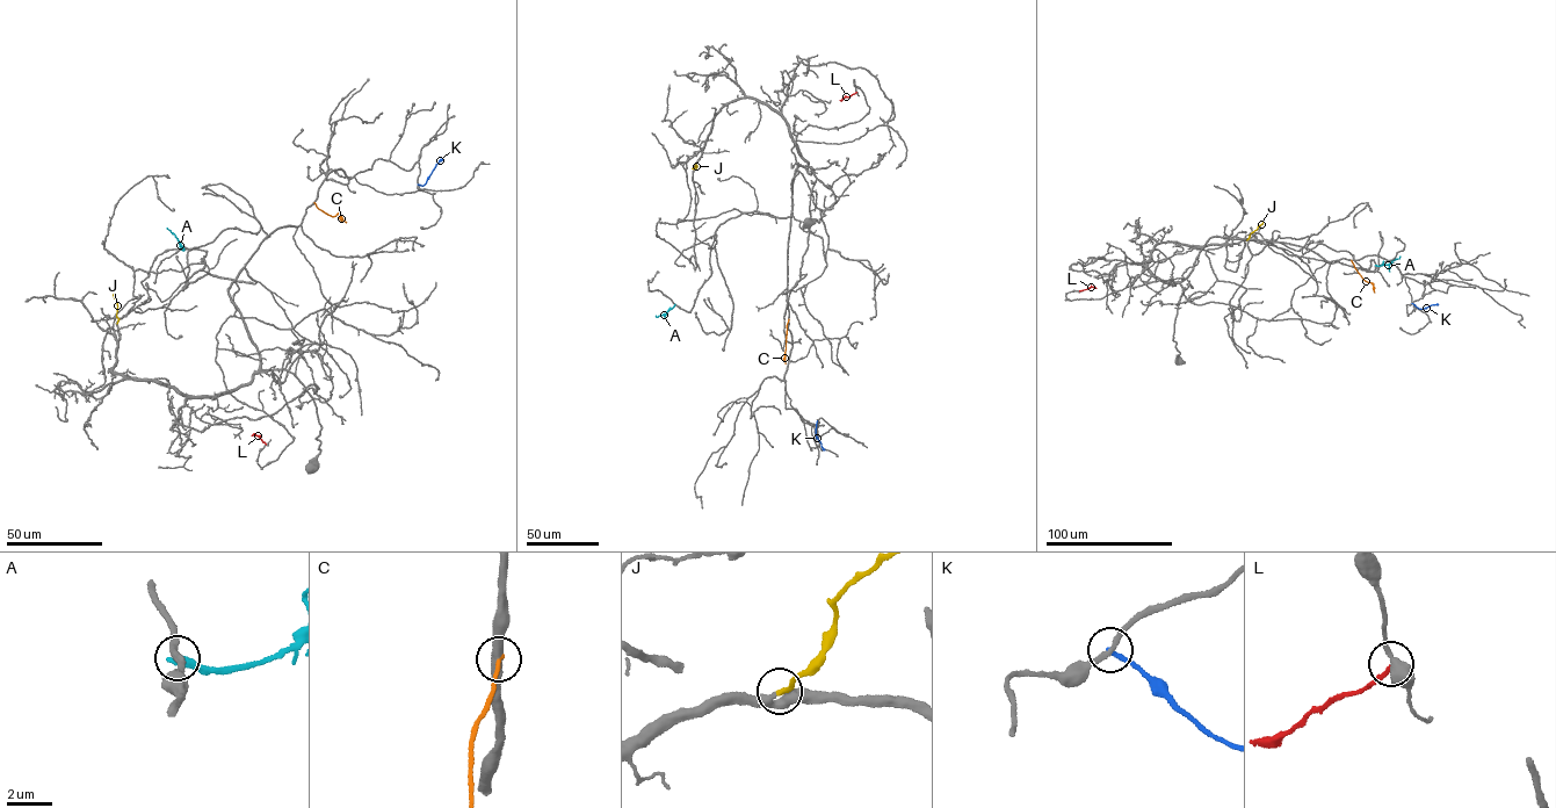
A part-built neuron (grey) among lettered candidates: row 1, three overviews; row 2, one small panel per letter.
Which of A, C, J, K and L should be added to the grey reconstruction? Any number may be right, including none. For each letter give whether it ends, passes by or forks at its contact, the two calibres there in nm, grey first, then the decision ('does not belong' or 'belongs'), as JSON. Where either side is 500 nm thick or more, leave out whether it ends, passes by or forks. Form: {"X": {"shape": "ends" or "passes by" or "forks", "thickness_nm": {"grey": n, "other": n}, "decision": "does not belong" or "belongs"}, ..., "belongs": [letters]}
{"A": {"shape": "ends", "thickness_nm": {"grey": 280, "other": 400}, "decision": "does not belong"}, "C": {"shape": "ends", "thickness_nm": {"grey": 400, "other": 180}, "decision": "does not belong"}, "J": {"shape": "ends", "thickness_nm": {"grey": 300, "other": 240}, "decision": "belongs"}, "K": {"shape": "ends", "thickness_nm": {"grey": 200, "other": 190}, "decision": "does not belong"}, "L": {"thickness_nm": {"grey": 550, "other": 180}, "decision": "does not belong"}, "belongs": ["J"]}

